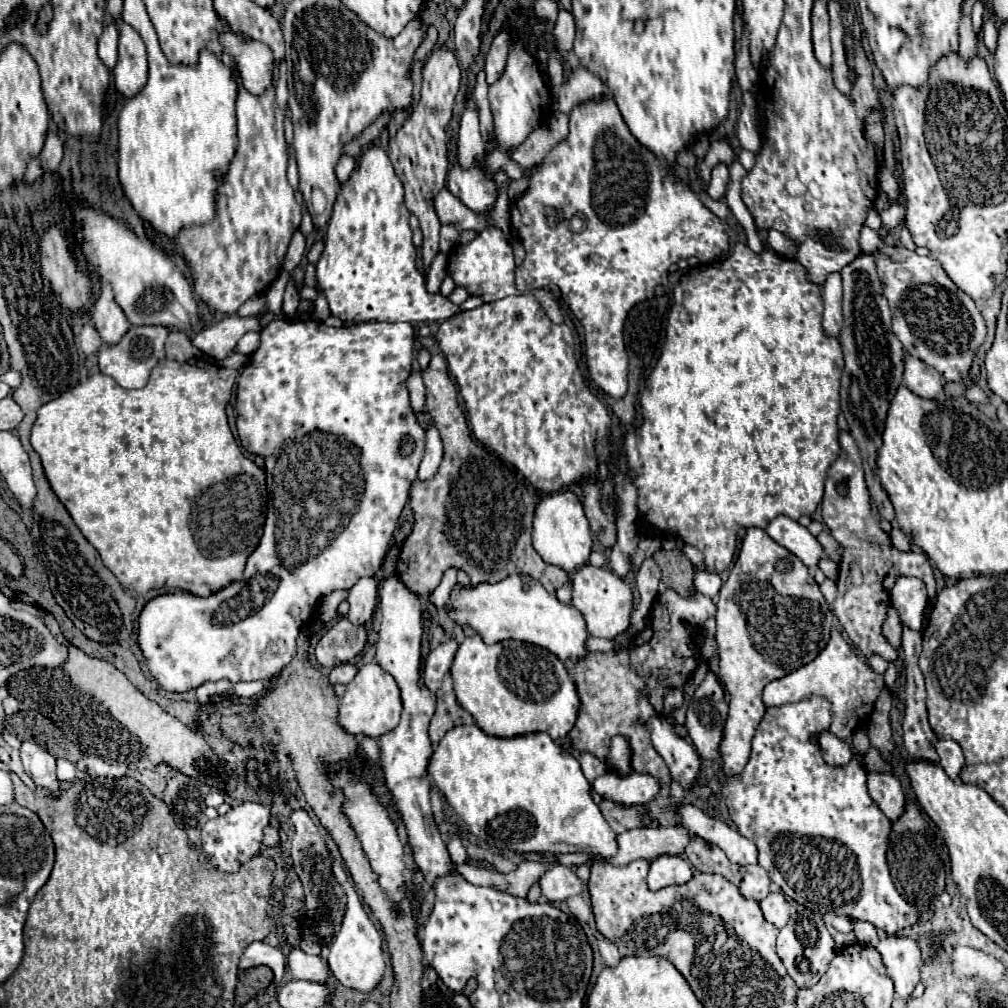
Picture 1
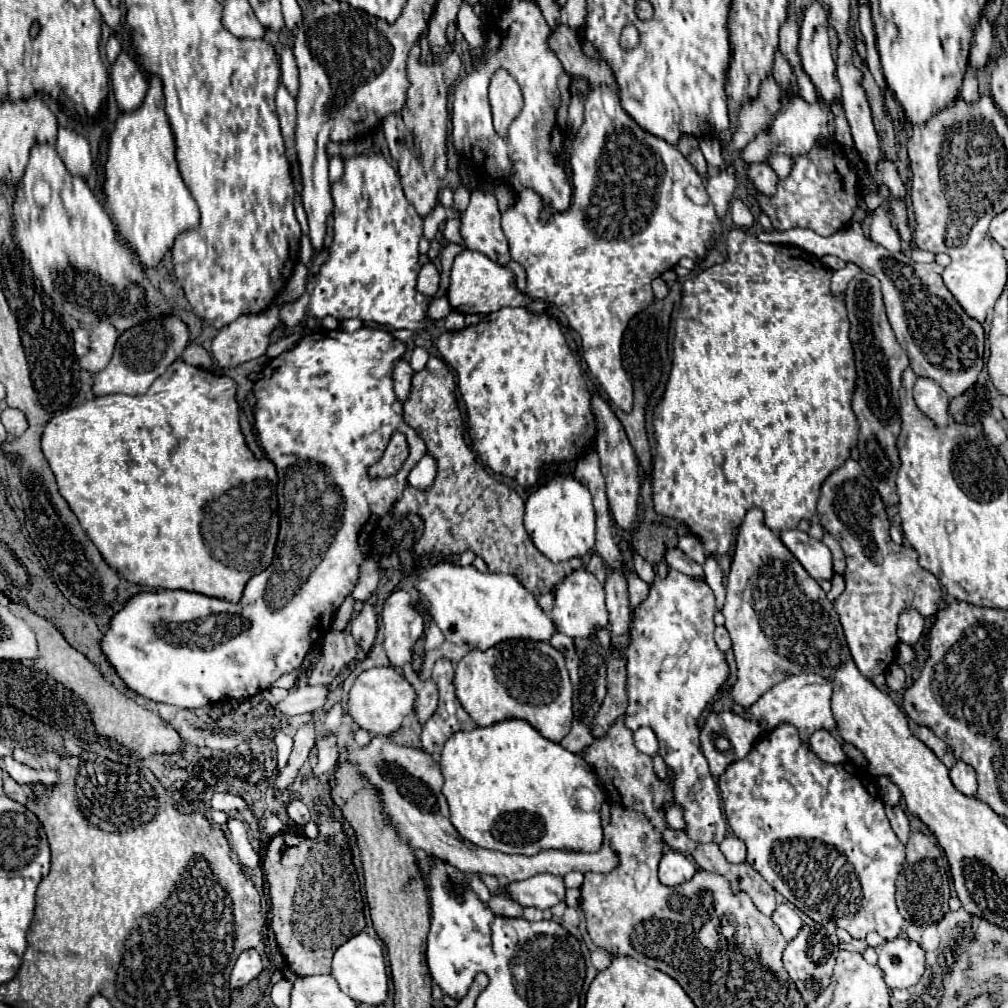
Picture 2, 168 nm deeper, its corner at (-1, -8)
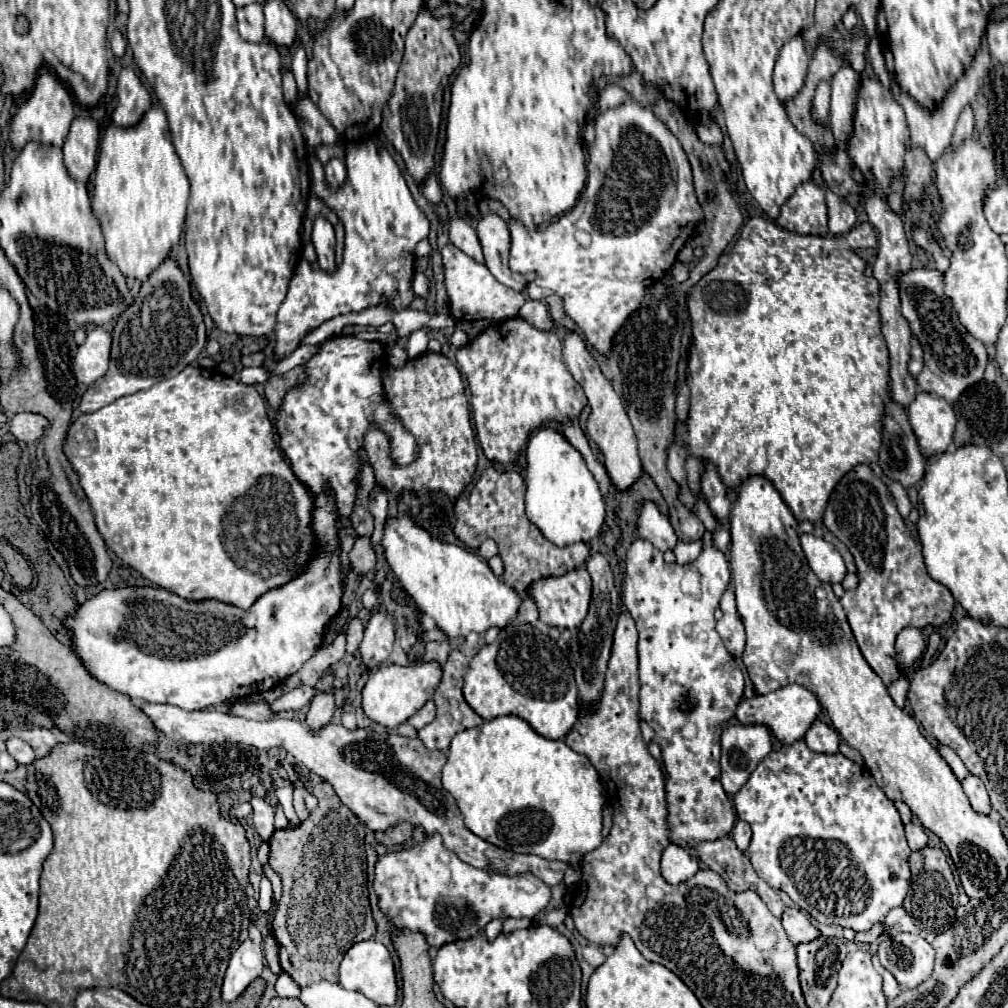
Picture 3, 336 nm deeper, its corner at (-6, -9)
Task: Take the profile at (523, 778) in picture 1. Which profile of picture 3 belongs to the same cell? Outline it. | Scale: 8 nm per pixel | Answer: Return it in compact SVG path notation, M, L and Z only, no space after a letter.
M497 717L481 727L457 733L451 741L447 763L443 767L443 787L457 801L465 827L501 849L513 853L533 853L543 859L578 865L585 853L597 849L603 841L601 811L605 797L599 773L585 755L575 753L561 739L553 741L539 735L521 717Z

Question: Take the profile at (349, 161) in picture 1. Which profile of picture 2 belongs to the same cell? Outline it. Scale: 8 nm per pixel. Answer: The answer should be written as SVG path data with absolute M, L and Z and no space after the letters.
M332 156L330 158L330 182L336 182L340 180L344 174L344 164L342 164L342 158L340 156Z

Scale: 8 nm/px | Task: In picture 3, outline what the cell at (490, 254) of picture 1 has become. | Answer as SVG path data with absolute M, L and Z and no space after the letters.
M447 243L441 249L443 267L445 267L445 285L449 293L449 313L457 321L477 321L477 319L507 319L519 313L525 303L523 293L513 291L511 287L499 283L485 263L477 263L473 257L459 251L455 245Z

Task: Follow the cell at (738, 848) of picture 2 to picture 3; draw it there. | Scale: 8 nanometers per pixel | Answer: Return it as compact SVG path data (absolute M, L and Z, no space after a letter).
M737 821L737 825L733 827L733 841L739 851L747 851L747 847L751 843L751 829L745 821Z

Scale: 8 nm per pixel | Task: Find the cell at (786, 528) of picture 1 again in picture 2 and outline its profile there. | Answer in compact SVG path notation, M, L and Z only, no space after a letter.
M786 530L780 534L780 538L814 580L832 578L832 574L834 574L832 554L830 554L828 546L824 546L820 540L814 540L812 536L808 536L802 530Z

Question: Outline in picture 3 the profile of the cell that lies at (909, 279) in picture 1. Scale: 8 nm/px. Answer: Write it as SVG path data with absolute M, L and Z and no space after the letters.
M915 267L897 275L897 287L901 295L901 315L911 327L911 335L921 343L925 367L917 377L923 391L935 393L949 403L953 403L965 387L983 379L987 365L985 345L965 331L963 323L957 319L957 311L951 299L943 293L945 279L943 273L929 267Z

